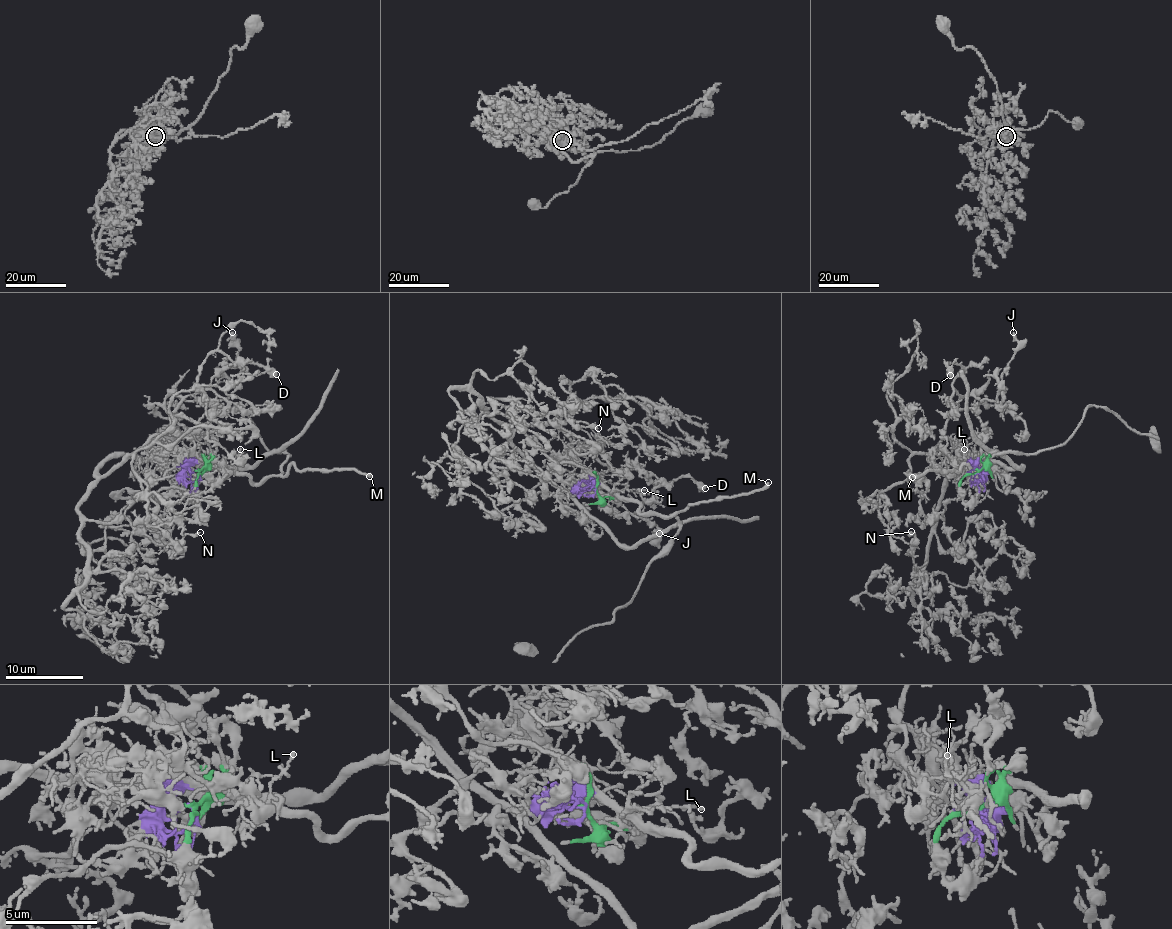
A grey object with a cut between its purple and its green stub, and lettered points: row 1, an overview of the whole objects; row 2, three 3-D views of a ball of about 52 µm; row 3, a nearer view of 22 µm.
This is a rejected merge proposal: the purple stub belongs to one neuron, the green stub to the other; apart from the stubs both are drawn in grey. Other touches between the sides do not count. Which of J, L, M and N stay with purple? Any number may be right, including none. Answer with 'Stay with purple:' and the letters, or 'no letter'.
Stay with purple: L, M

